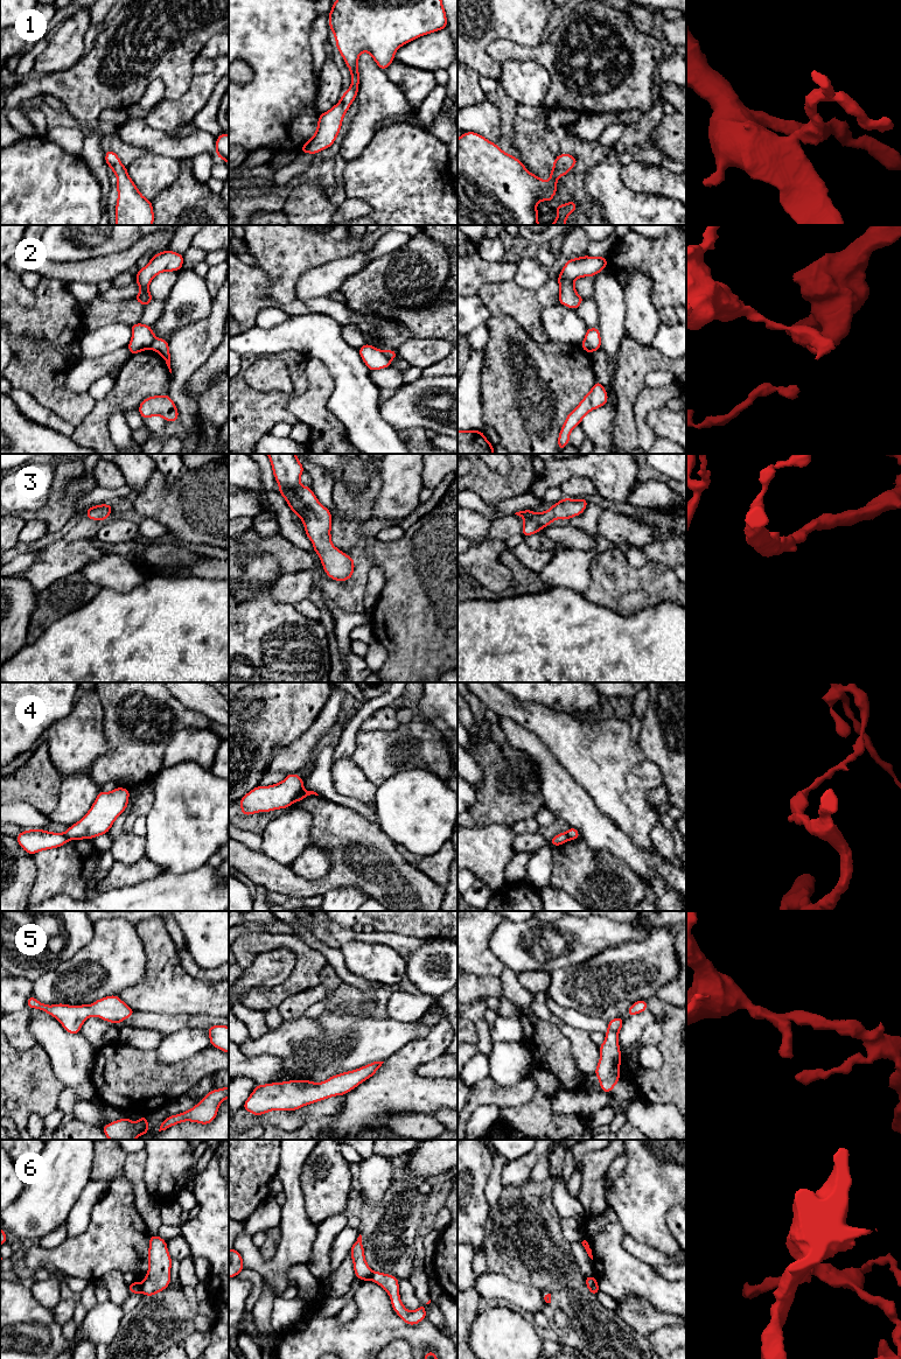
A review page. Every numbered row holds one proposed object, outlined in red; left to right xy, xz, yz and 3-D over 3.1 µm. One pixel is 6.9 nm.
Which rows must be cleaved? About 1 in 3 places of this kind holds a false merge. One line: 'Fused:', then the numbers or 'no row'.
Fused: 2, 4, 6

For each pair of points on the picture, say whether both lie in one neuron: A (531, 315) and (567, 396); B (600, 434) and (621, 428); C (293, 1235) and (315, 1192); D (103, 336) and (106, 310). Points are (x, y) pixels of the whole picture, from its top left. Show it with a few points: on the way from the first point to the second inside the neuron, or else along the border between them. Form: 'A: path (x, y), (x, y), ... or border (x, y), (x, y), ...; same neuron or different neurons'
A: border (521, 326), (537, 342), (547, 341); different neurons
B: border (616, 404), (613, 441); different neurons
C: border (299, 1184), (302, 1191), (305, 1213), (316, 1225); different neurons
D: border (128, 324), (111, 322), (93, 329), (82, 330); different neurons

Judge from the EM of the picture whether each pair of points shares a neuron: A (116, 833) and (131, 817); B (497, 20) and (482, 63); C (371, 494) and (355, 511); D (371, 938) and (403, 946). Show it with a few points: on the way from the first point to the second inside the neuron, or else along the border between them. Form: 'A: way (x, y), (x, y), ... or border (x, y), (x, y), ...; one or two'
A: border (126, 811), (124, 827), (130, 832); two
B: way (491, 30), (481, 41), (481, 53); one
C: way (368, 498), (360, 506); one
D: way (379, 938), (395, 941); one

